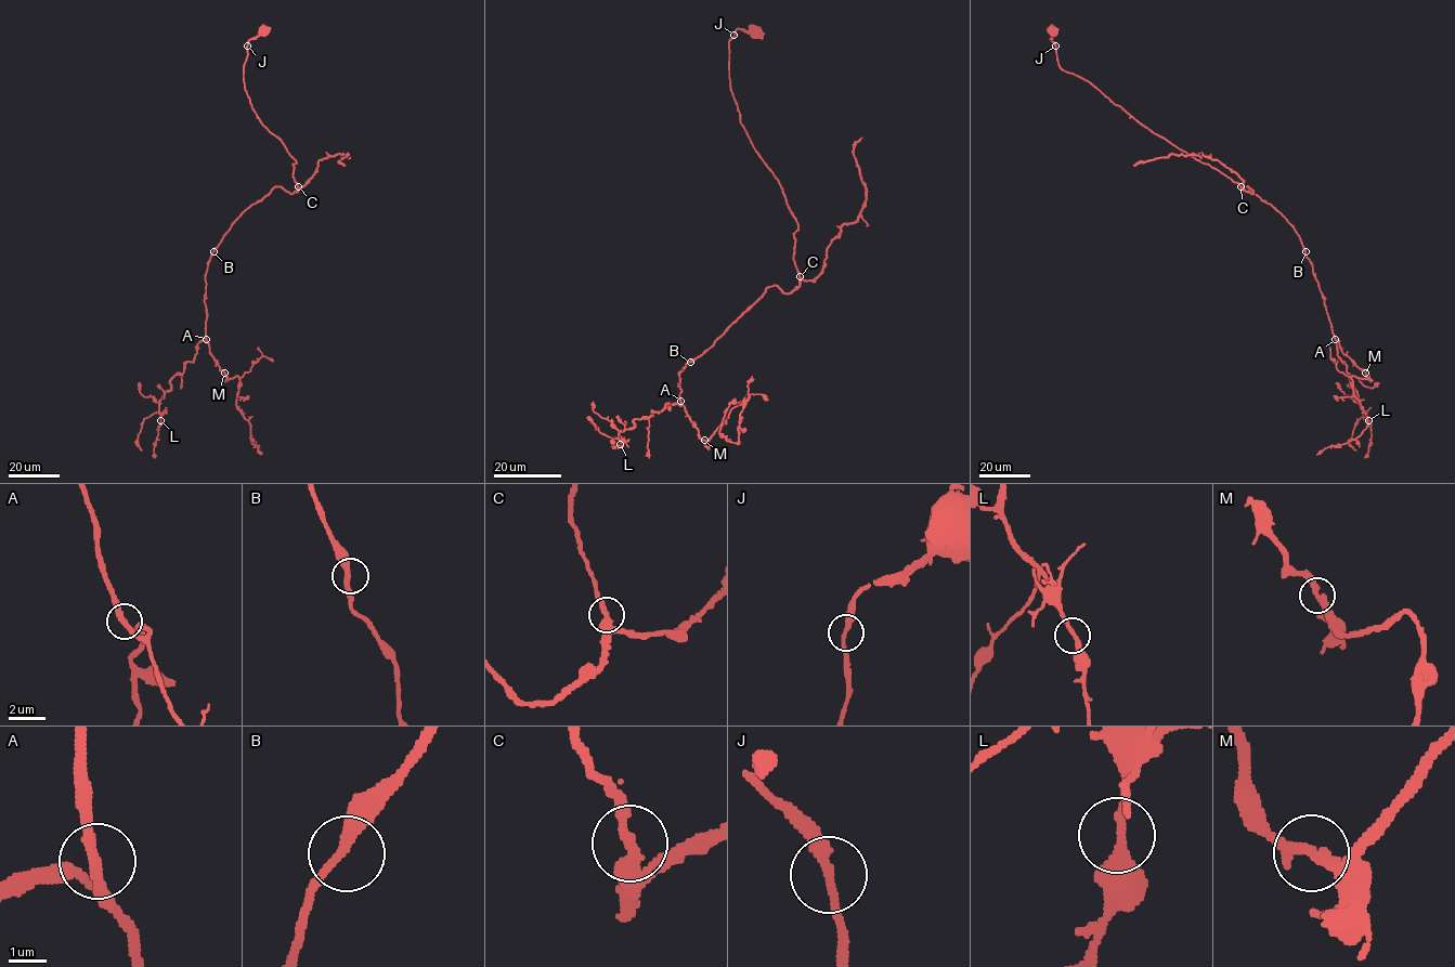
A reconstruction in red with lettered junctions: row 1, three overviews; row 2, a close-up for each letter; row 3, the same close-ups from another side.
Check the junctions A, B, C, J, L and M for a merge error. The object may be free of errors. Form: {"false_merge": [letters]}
{"false_merge": []}

